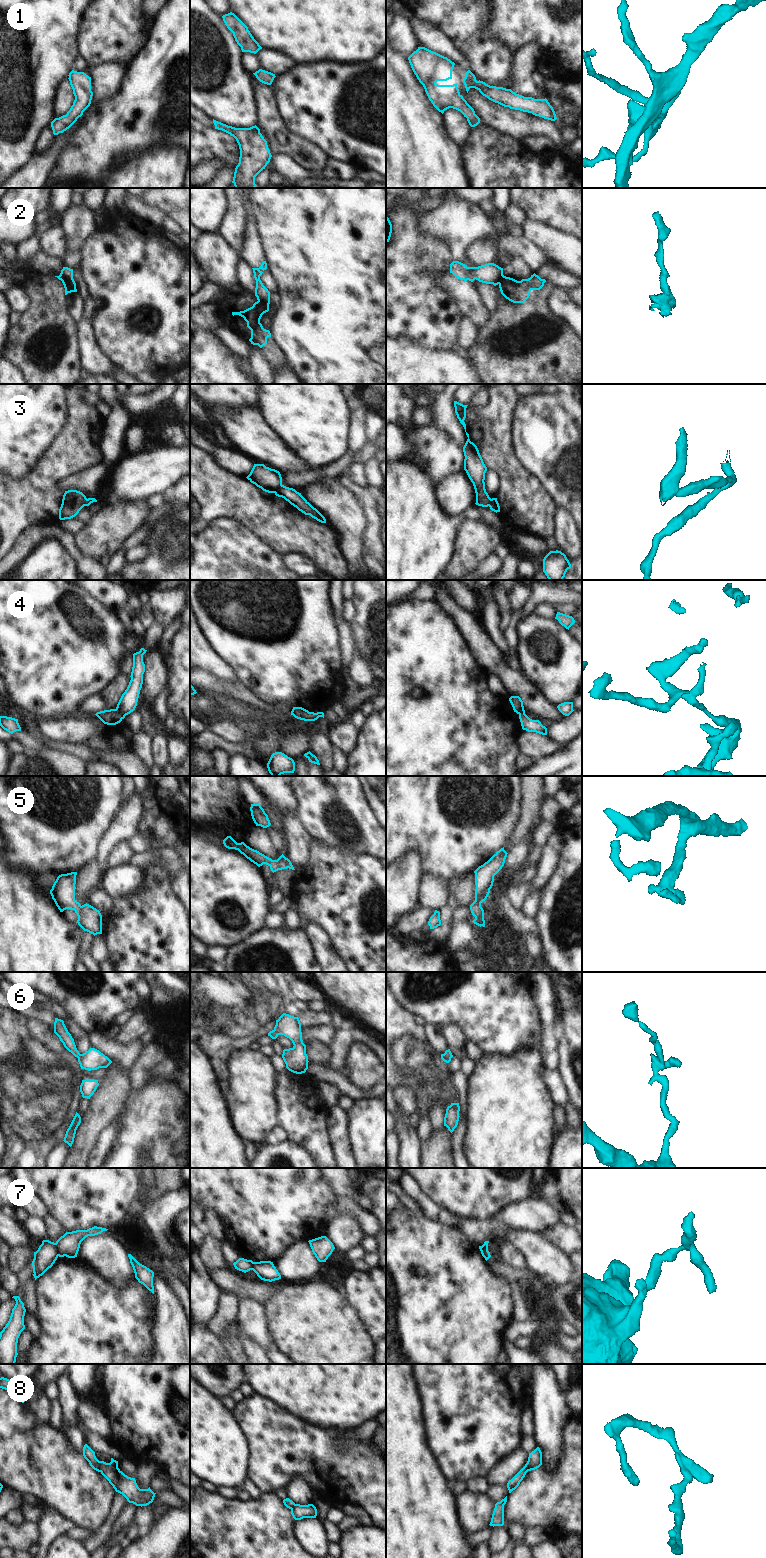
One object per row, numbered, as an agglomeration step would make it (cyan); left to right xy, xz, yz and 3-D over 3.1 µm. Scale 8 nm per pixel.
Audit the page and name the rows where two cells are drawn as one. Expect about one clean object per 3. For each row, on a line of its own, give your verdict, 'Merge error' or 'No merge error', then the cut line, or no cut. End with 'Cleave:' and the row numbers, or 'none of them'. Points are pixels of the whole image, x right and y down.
1: No merge error. No split
2: Merge error. Split along xy (59, 275), (69, 286), (75, 287)
3: Merge error. Split along xz (282, 485), (274, 492)
4: Merge error. Split along xy (116, 708), (124, 716)
5: No merge error. No split
6: No merge error. No split
7: Merge error. Split along xy (55, 1243), (58, 1255)
8: Merge error. Split along xy (98, 1461), (100, 1471)
Cleave: 2, 3, 4, 7, 8

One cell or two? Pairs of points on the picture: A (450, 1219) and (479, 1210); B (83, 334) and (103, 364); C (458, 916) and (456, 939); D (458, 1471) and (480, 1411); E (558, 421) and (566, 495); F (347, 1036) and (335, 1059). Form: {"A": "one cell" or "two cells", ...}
{"A": "two cells", "B": "one cell", "C": "two cells", "D": "one cell", "E": "one cell", "F": "one cell"}

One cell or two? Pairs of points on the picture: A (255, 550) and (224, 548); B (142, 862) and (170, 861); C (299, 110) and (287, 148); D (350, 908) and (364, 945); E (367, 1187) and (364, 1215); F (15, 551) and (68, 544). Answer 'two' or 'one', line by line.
A: one
B: one
C: two
D: one
E: two
F: one

